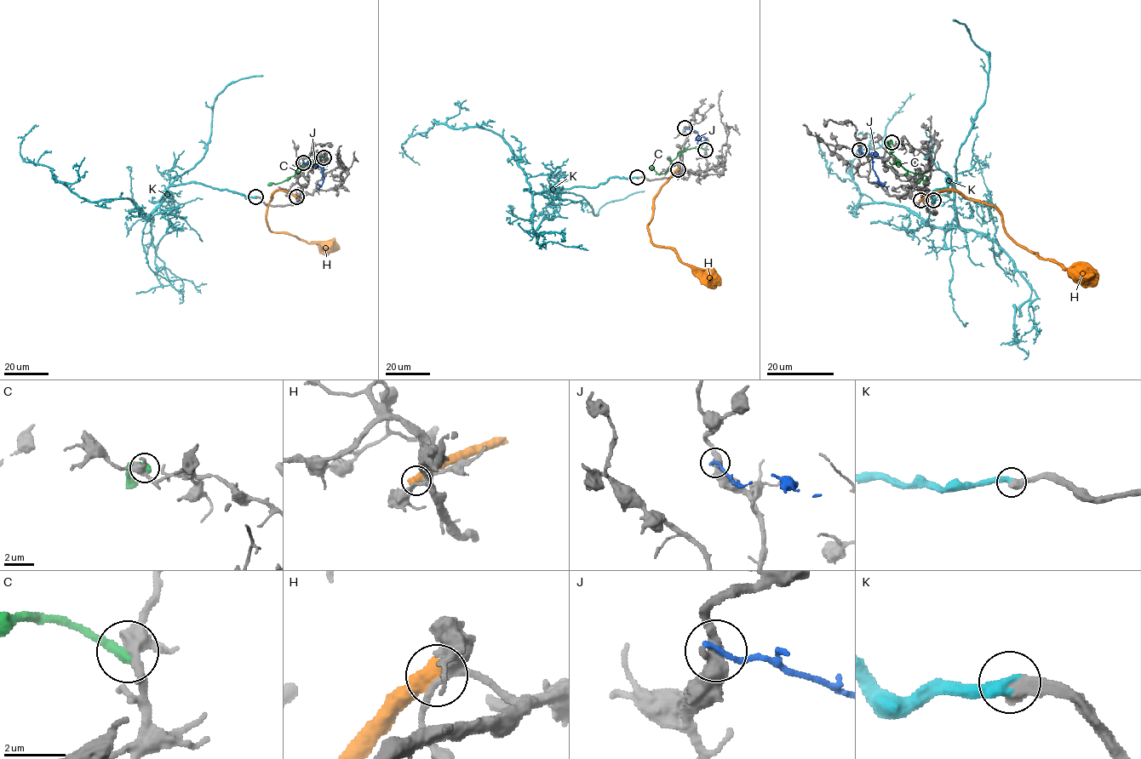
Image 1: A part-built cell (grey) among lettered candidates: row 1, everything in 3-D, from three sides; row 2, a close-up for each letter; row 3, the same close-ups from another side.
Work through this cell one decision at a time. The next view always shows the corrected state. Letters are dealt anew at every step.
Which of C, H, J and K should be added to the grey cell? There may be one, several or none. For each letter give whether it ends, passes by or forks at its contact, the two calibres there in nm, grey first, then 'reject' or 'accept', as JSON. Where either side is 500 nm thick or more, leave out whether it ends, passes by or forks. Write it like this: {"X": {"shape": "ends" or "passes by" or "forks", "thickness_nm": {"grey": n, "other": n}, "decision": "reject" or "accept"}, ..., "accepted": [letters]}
{"C": {"shape": "ends", "thickness_nm": {"grey": 360, "other": 440}, "decision": "reject"}, "H": {"thickness_nm": {"grey": 190, "other": 650}, "decision": "reject"}, "J": {"shape": "ends", "thickness_nm": {"grey": 440, "other": 190}, "decision": "reject"}, "K": {"thickness_nm": {"grey": 600, "other": 440}, "decision": "accept"}, "accepted": ["K"]}

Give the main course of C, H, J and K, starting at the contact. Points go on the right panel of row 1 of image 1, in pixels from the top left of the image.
C: (891, 142), (888, 142), (891, 152), (904, 168), (921, 174), (928, 180), (919, 183)
H: (920, 200), (948, 190), (993, 205), (1017, 243), (1064, 270), (1092, 276)
J: (859, 149), (863, 154), (869, 153), (878, 183), (887, 188)
K: (933, 200), (949, 180), (957, 225), (930, 226), (882, 202), (857, 208), (852, 162), (881, 145), (914, 94)

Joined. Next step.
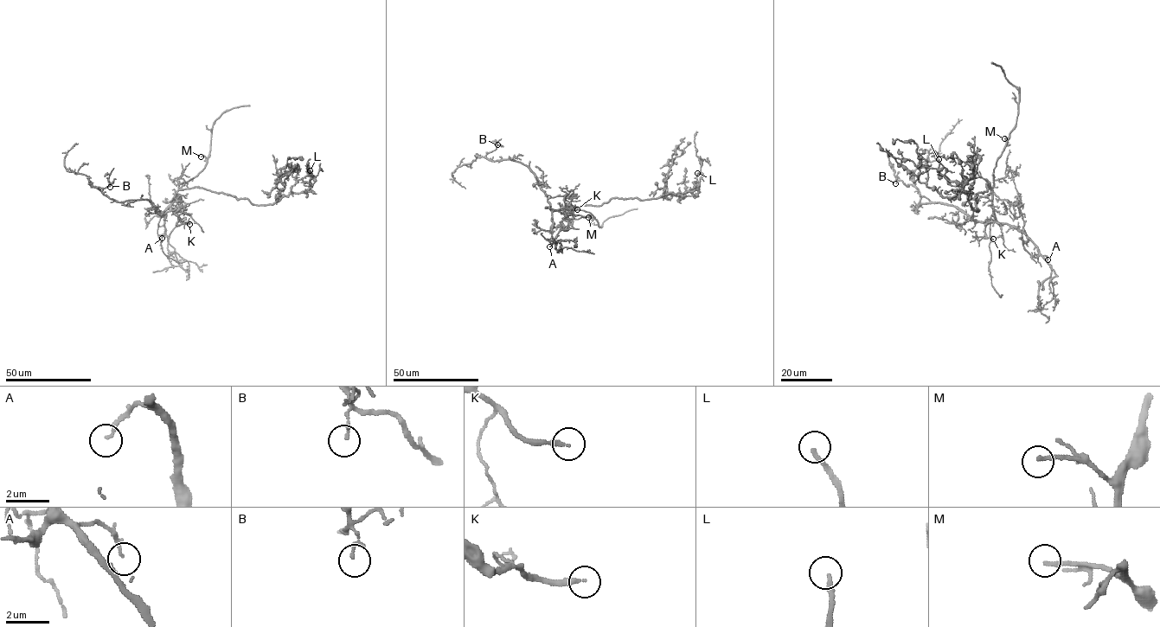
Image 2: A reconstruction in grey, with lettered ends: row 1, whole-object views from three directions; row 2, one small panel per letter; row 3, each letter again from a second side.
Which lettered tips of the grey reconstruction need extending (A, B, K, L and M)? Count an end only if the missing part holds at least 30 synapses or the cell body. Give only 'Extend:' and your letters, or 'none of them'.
Extend: L

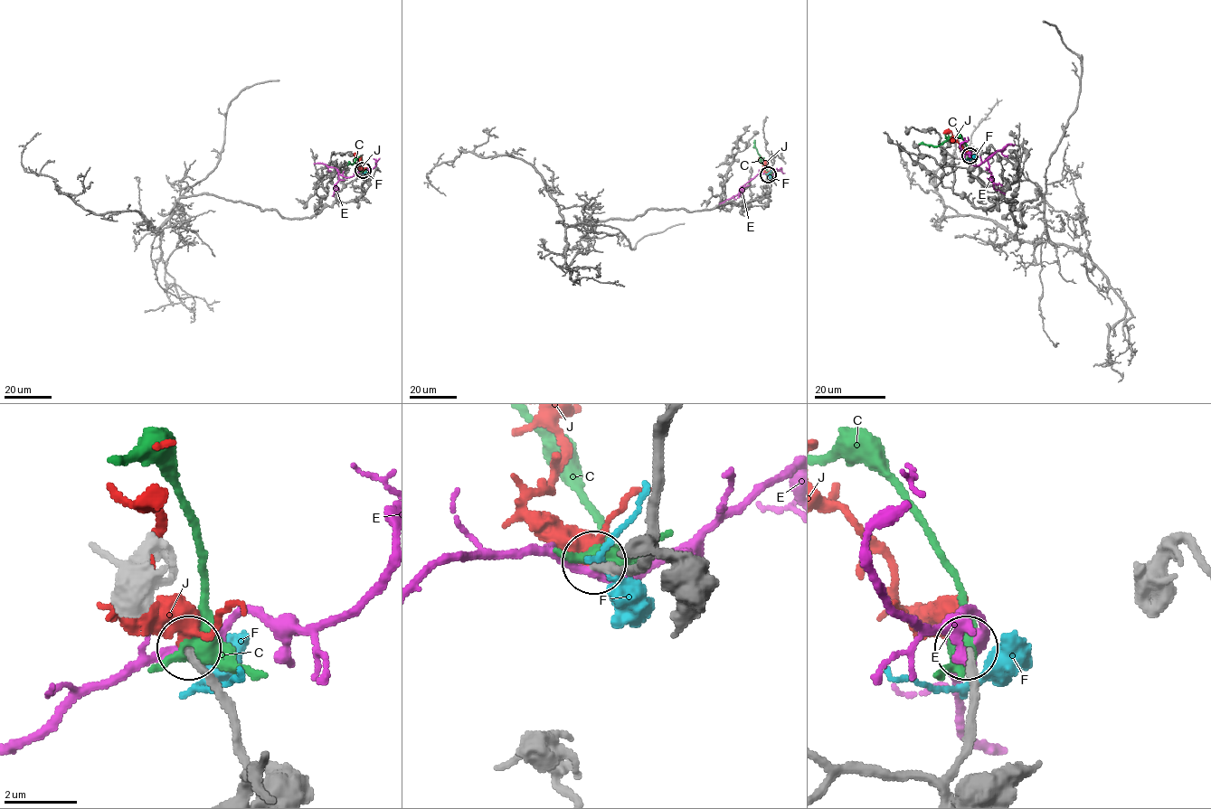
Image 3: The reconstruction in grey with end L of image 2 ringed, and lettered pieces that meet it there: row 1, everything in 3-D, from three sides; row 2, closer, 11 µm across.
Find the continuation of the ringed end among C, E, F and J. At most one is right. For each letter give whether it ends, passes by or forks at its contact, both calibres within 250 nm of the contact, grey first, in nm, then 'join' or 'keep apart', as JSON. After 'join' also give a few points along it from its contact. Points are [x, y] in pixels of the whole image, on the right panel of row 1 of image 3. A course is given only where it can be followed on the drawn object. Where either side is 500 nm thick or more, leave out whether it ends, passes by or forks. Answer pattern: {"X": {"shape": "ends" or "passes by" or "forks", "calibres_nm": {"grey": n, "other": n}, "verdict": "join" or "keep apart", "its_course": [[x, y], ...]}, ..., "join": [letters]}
{"C": {"shape": "forks", "calibres_nm": {"grey": 240, "other": 420}, "verdict": "keep apart"}, "E": {"shape": "passes by", "calibres_nm": {"grey": 200, "other": 320}, "verdict": "keep apart"}, "F": {"shape": "passes by", "calibres_nm": {"grey": 300, "other": 440}, "verdict": "keep apart"}, "J": {"shape": "passes by", "calibres_nm": {"grey": 190, "other": 360}, "verdict": "join", "its_course": [[970, 155], [964, 152], [950, 132], [942, 133]]}, "join": ["J"]}

